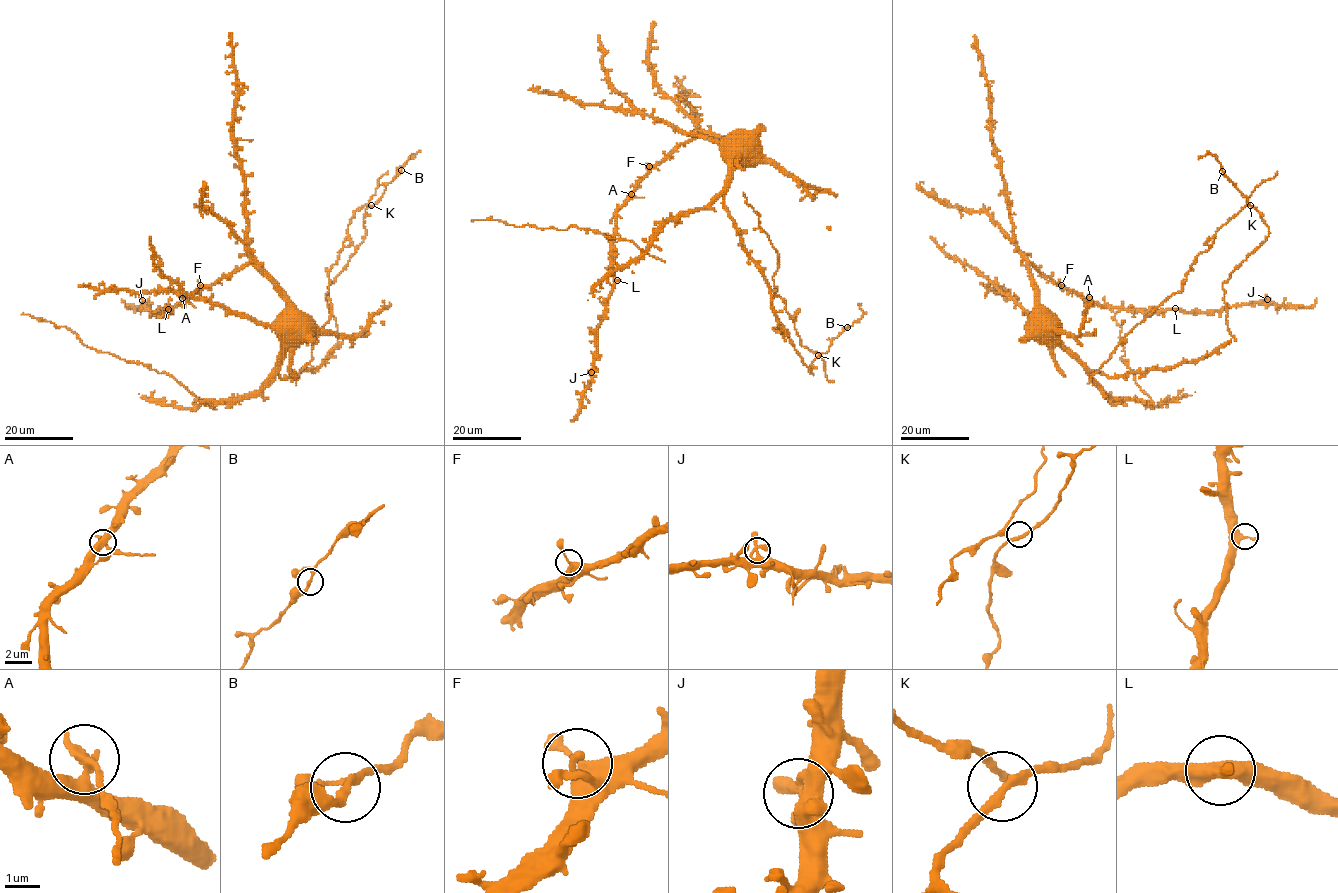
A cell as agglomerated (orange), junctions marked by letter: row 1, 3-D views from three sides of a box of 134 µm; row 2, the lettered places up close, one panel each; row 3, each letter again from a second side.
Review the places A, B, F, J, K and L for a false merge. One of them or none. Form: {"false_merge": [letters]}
{"false_merge": ["A"]}

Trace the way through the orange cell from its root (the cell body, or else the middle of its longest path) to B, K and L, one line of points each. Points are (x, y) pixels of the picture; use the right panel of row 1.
B: (1044, 323), (1041, 330), (1108, 377), (1195, 361), (1235, 340), (1223, 284), (1269, 228), (1222, 171)
K: (1044, 323), (1041, 330), (1108, 377), (1209, 356), (1235, 340), (1223, 284), (1269, 234), (1250, 205)
L: (1044, 323), (1039, 322), (1039, 291), (1031, 279), (1030, 264), (1055, 283), (1106, 308), (1145, 311), (1175, 308)

